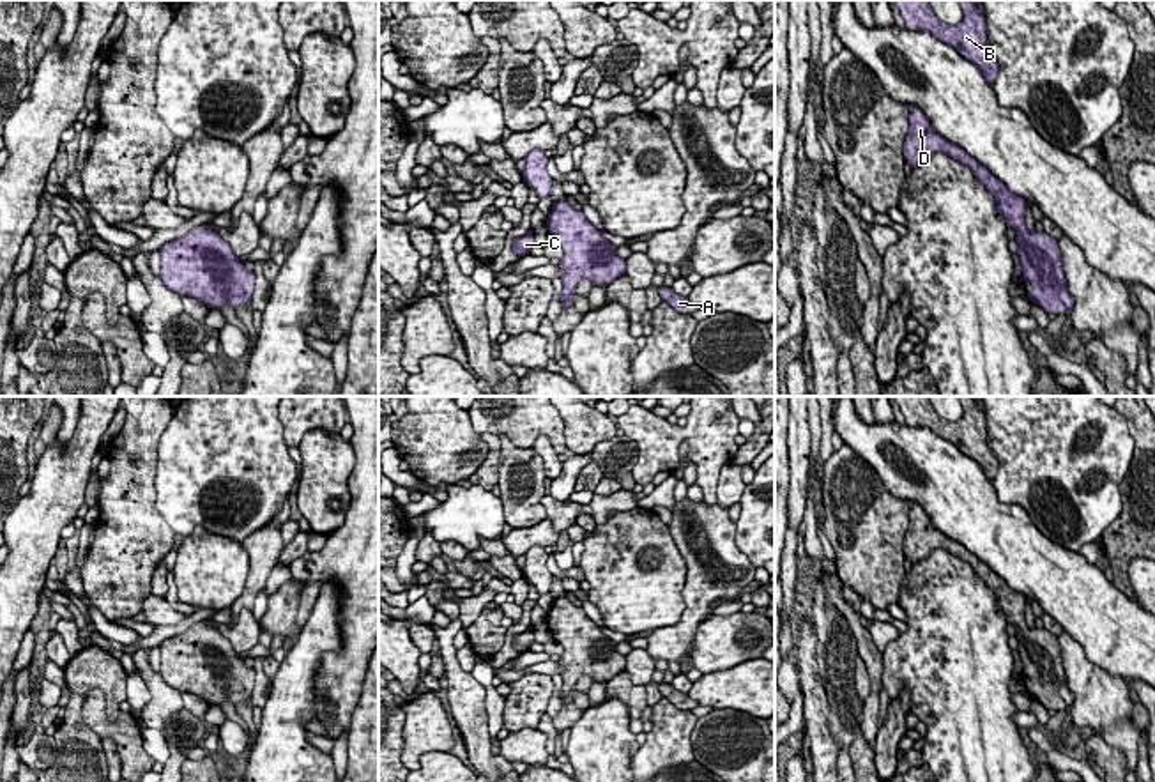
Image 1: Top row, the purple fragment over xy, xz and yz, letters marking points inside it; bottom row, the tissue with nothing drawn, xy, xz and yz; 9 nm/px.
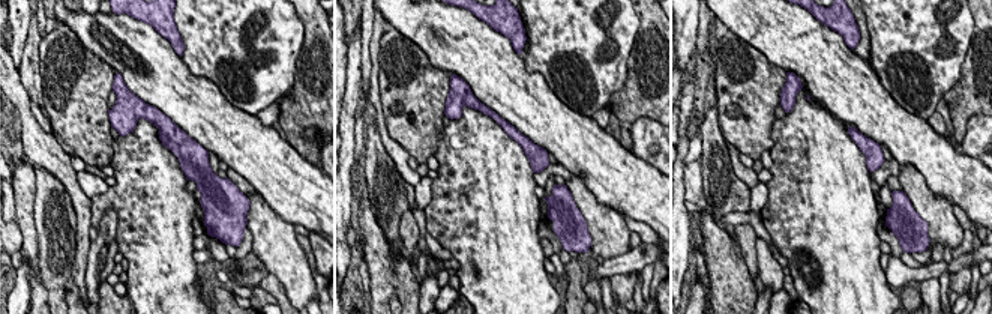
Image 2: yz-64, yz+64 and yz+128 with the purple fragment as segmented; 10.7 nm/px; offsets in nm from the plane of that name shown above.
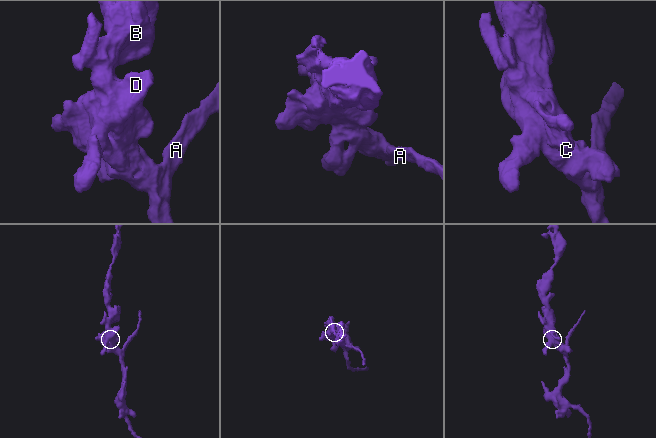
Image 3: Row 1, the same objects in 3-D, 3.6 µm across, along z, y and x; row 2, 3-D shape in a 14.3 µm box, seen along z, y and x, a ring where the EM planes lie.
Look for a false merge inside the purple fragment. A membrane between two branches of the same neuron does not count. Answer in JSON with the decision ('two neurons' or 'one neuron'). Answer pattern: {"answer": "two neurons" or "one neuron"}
{"answer": "one neuron"}

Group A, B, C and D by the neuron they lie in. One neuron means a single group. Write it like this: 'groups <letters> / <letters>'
groups A B C D

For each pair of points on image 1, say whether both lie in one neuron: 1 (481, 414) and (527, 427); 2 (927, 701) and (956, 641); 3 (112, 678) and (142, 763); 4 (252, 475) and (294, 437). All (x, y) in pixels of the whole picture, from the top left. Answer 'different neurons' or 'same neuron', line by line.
1: same neuron
2: same neuron
3: different neurons
4: different neurons

